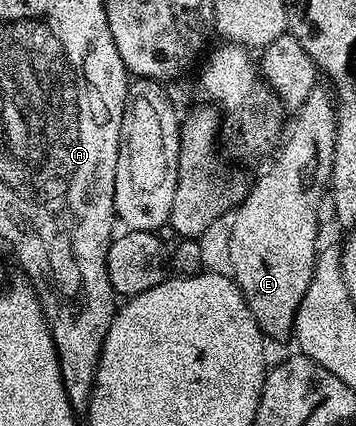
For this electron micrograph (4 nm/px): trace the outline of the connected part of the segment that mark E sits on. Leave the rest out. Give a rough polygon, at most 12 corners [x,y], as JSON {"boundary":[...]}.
{"boundary":[[306,96],[228,234],[269,339],[315,274],[336,108]]}

